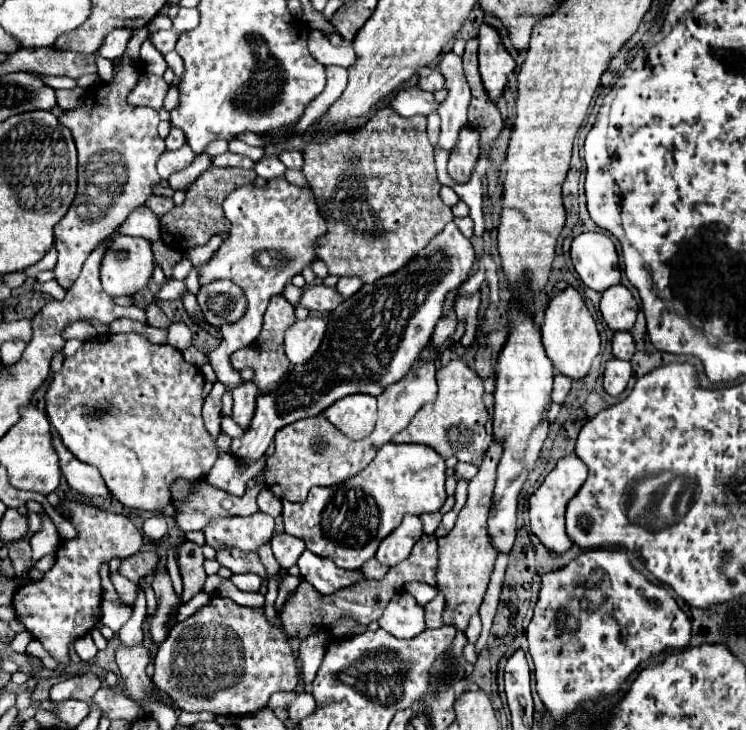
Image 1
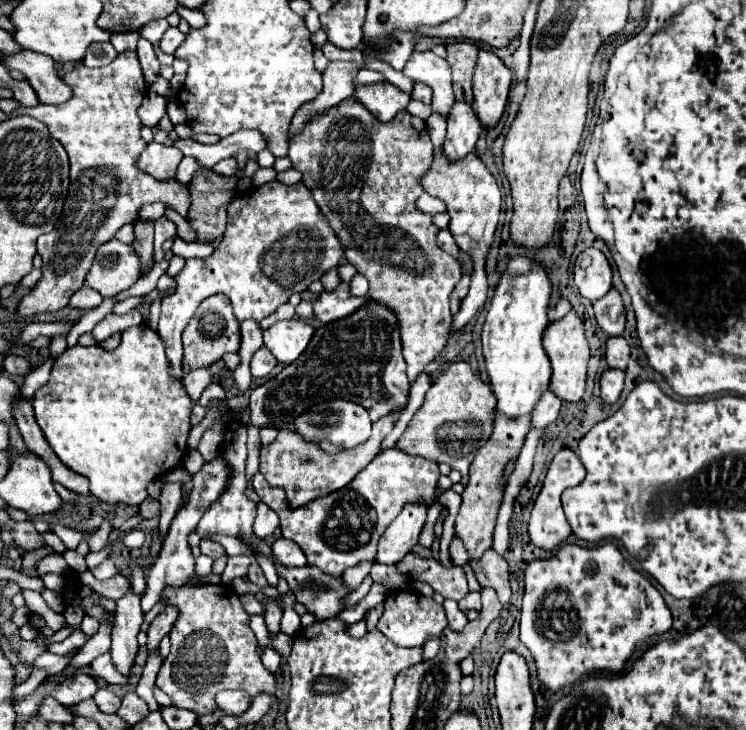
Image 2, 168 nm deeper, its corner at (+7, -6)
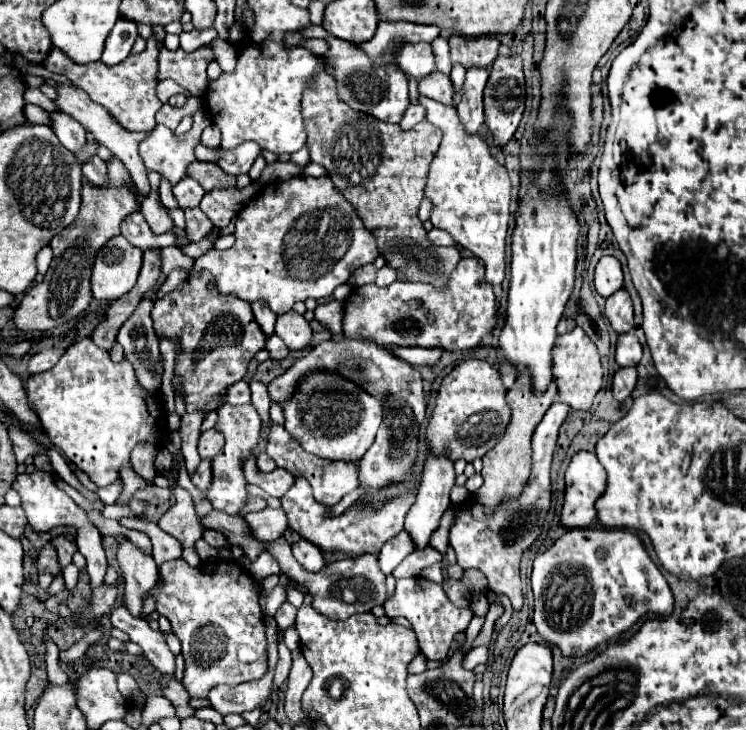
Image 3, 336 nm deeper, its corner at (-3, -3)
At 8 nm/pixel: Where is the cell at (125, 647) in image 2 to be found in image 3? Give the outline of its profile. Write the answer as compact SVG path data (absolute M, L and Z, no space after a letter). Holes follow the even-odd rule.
M127 538L119 544L117 562L125 580L123 602L133 616L139 616L145 594L157 584L157 564L151 554L147 554Z

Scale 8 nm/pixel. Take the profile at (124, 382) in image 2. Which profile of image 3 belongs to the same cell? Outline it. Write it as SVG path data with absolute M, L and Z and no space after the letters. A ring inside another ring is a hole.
M85 338L85 340L81 340L81 342L71 344L69 350L67 350L65 356L57 362L55 368L51 368L51 370L47 370L47 372L31 374L29 380L27 380L27 392L29 392L29 394L27 394L29 406L31 406L33 412L37 414L37 420L39 420L39 424L41 424L41 430L45 432L45 436L49 438L49 442L51 442L77 470L85 472L97 486L109 486L109 484L113 484L115 480L119 480L119 466L129 466L129 452L131 452L139 442L143 442L143 440L147 440L147 438L151 438L151 436L157 436L159 440L163 440L165 434L167 434L167 428L165 428L165 412L163 412L161 400L159 400L157 396L145 392L145 390L139 386L139 382L137 382L137 378L135 378L135 372L133 372L131 364L129 364L127 360L123 360L121 364L111 362L109 352L103 352L101 348L97 348L91 338Z

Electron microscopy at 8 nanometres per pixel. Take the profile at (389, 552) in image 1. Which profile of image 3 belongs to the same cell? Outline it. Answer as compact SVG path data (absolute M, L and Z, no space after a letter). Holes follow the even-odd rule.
M427 450L427 460L425 460L425 468L423 468L423 476L421 476L421 486L419 486L419 494L405 518L405 530L413 536L417 548L425 548L429 544L431 534L437 530L439 520L443 516L443 512L451 506L449 502L449 492L455 484L455 470L453 470L453 460L447 458L447 452L437 456L431 450Z

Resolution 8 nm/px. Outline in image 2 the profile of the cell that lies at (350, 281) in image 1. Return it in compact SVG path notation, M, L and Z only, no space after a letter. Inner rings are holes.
M355 275L353 279L351 279L351 295L357 295L357 297L361 297L361 295L365 295L367 293L367 279L363 277L363 275Z

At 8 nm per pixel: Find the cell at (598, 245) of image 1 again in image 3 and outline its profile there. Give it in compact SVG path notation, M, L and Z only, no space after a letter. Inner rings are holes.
M603 256L595 268L595 288L597 294L607 298L623 288L623 270L617 258Z

